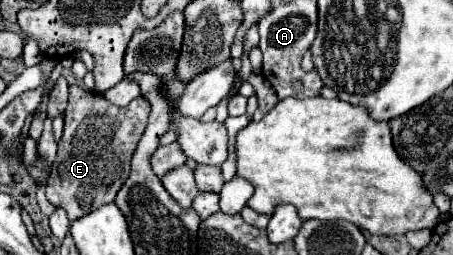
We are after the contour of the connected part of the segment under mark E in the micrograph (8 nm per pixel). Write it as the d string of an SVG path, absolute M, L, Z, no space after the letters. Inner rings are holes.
M70 85L64 135L58 141L58 155L46 183L48 201L54 207L62 207L70 223L116 199L116 193L130 175L130 159L146 129L148 113L150 103L144 97L136 97L130 105L118 107L108 103L102 93ZM76 145L86 147L80 149Z

